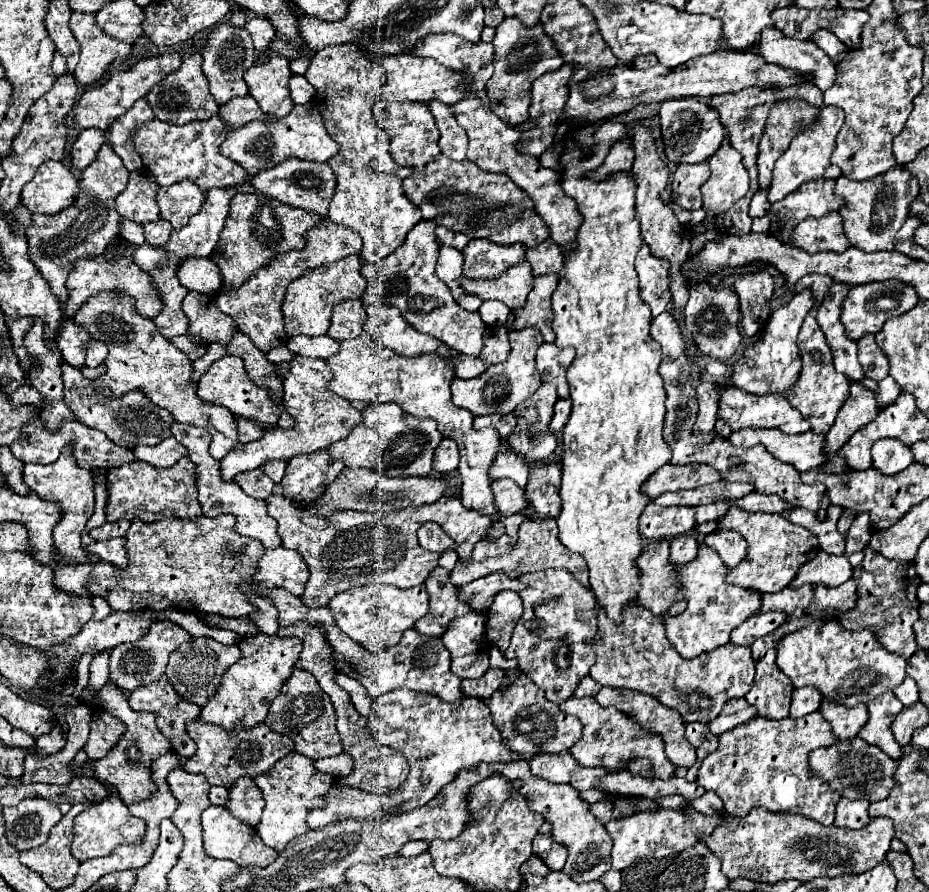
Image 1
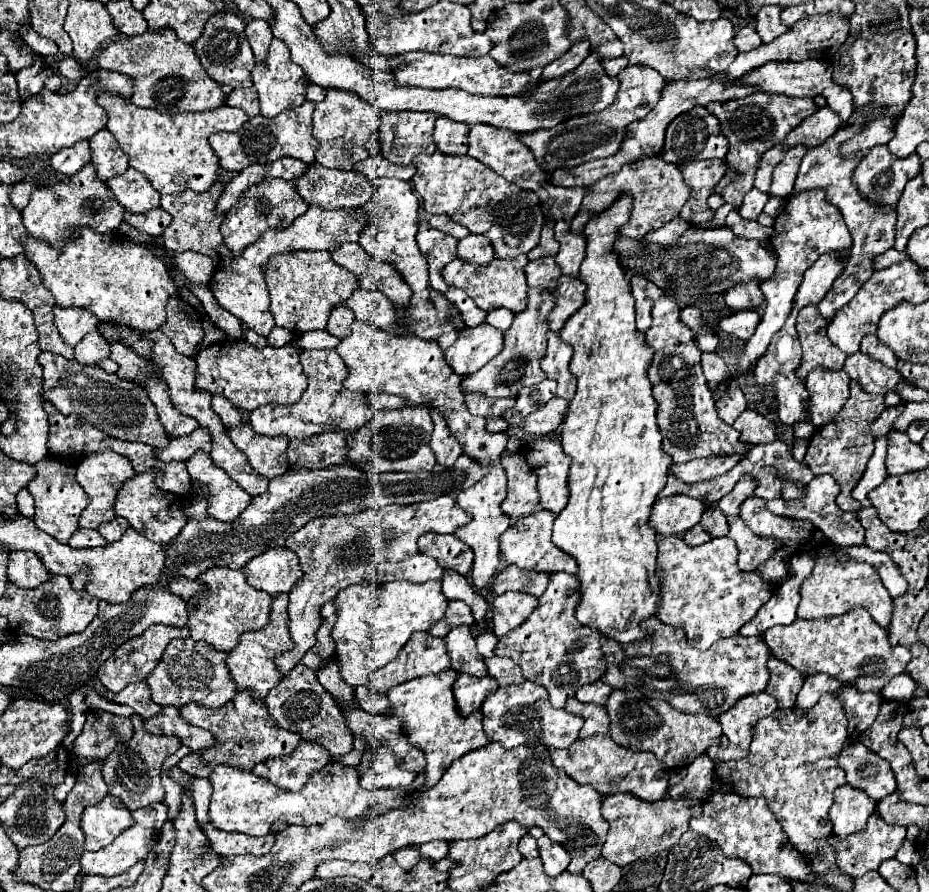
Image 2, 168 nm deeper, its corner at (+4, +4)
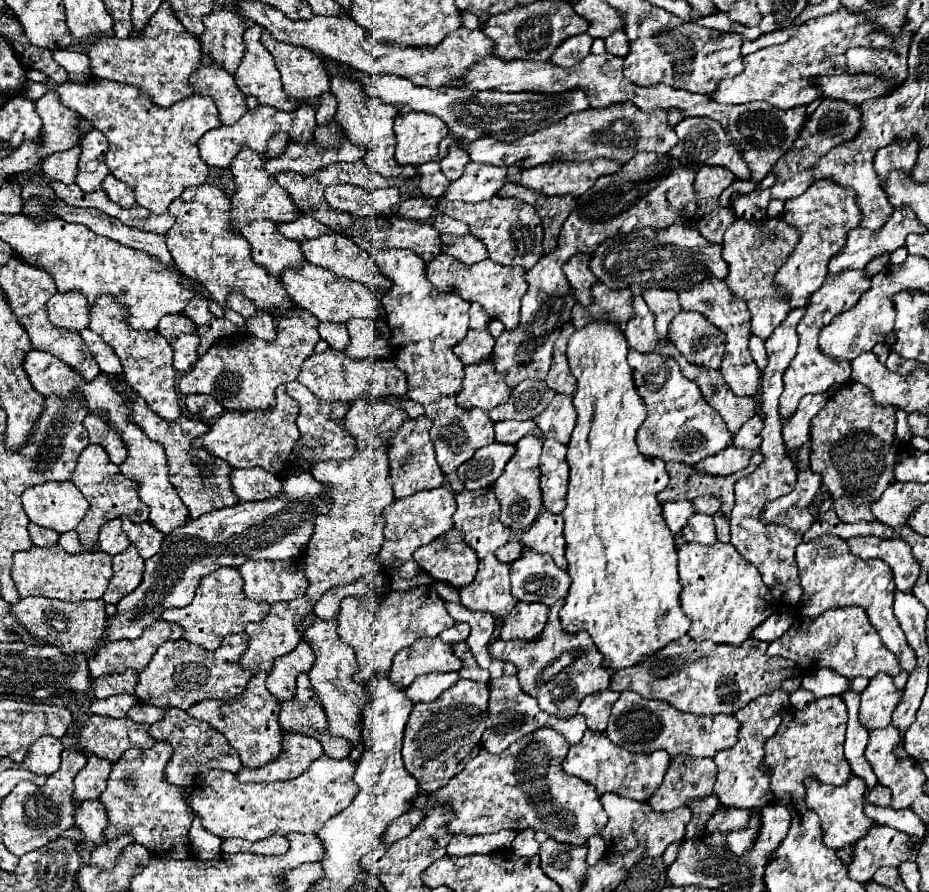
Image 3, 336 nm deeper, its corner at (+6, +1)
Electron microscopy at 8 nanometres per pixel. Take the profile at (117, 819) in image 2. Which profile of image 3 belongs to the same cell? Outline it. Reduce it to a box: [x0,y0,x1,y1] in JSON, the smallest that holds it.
[74,799,108,849]

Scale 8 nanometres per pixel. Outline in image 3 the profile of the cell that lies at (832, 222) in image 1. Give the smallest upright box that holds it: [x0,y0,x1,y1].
[776,179,862,307]

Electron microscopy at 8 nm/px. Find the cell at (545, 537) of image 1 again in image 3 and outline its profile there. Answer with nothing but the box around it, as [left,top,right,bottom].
[522,511,566,569]

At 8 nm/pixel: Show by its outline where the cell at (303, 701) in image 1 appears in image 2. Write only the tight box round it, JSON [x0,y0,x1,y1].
[264,664,352,758]

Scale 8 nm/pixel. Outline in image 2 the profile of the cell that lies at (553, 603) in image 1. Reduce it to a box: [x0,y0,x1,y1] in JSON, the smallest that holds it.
[494,572,606,708]

